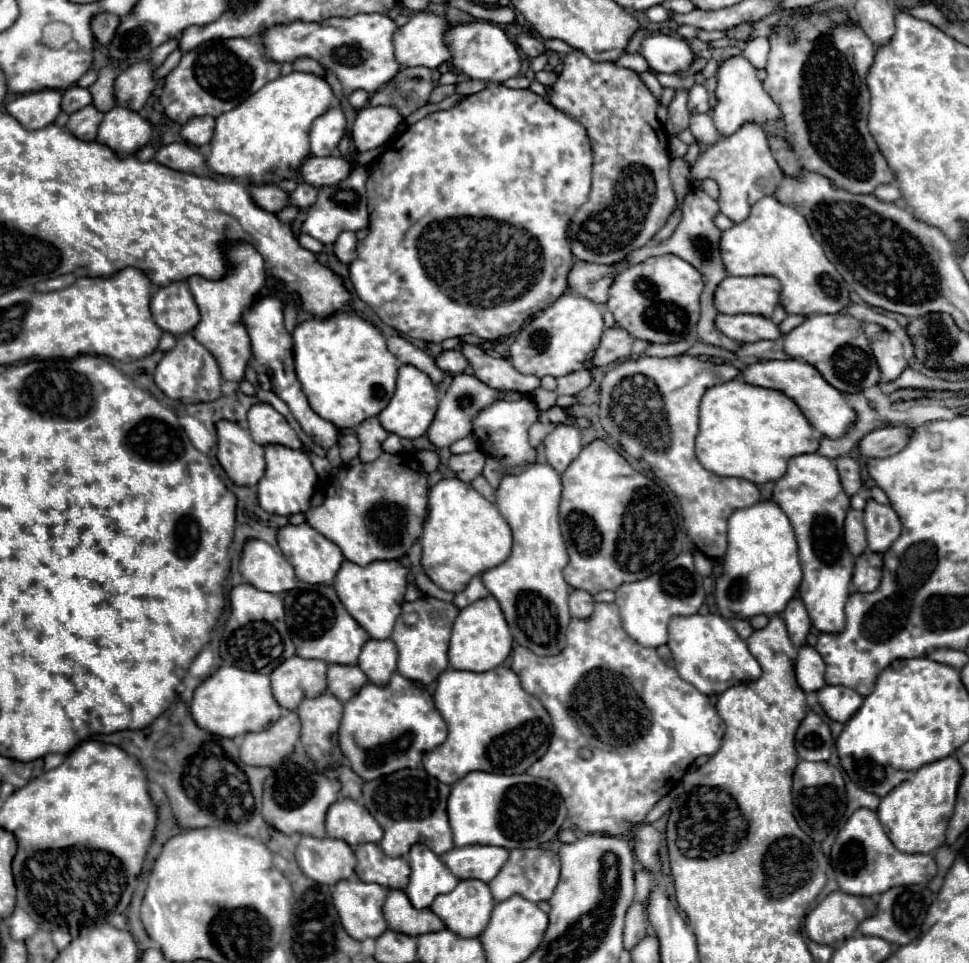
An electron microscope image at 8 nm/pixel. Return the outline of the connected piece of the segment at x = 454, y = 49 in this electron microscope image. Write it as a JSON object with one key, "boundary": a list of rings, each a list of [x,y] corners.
{"boundary":[[[467,23],[455,25],[447,31],[447,45],[451,49],[451,63],[465,73],[469,79],[481,79],[487,83],[503,83],[521,69],[521,57],[511,39],[507,39],[505,31],[493,23]]]}

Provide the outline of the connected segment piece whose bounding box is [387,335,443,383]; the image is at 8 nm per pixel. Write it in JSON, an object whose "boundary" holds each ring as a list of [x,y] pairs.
{"boundary":[[[401,335],[389,337],[389,339],[387,339],[387,347],[389,347],[389,351],[391,351],[401,363],[409,363],[409,365],[425,371],[425,373],[431,377],[433,383],[439,383],[439,381],[443,379],[443,371],[435,365],[435,359],[433,359],[429,353],[425,353],[423,349],[411,345],[405,337],[401,337]]]}

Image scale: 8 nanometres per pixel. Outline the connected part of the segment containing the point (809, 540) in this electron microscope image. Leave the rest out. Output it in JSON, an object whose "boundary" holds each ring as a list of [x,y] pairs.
{"boundary":[[[819,453],[791,457],[787,473],[775,483],[773,501],[787,513],[797,535],[799,561],[803,569],[799,597],[807,607],[813,627],[821,633],[839,633],[845,627],[843,609],[849,597],[855,557],[849,553],[843,539],[843,521],[849,509],[849,495],[839,483],[833,459]]]}

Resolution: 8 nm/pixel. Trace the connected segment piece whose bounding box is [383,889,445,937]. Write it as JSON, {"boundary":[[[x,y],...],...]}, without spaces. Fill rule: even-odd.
{"boundary":[[[391,889],[383,907],[387,925],[391,931],[405,935],[423,935],[441,931],[445,925],[431,909],[413,909],[409,897],[401,889]]]}

